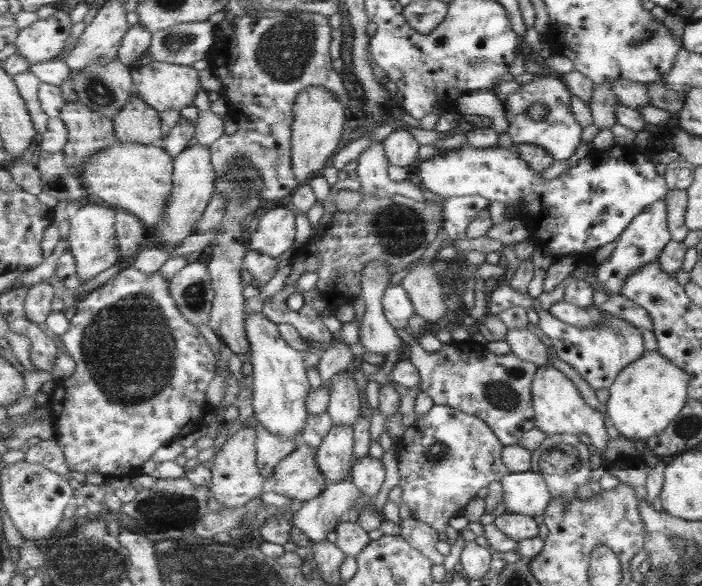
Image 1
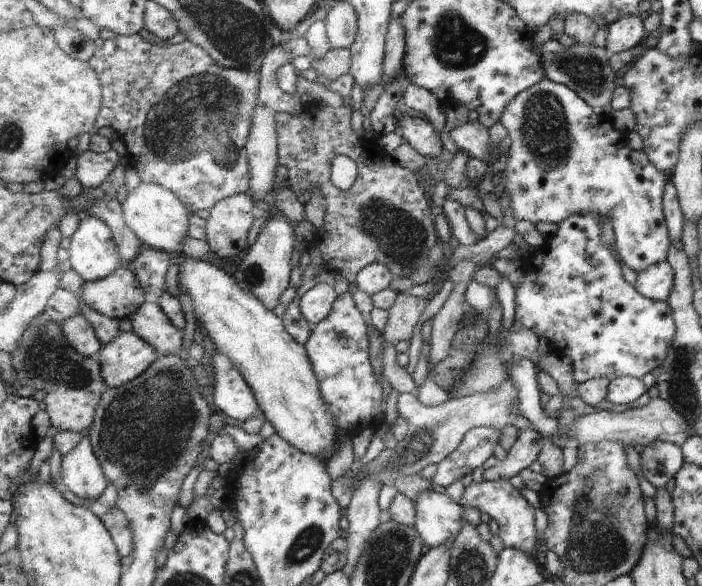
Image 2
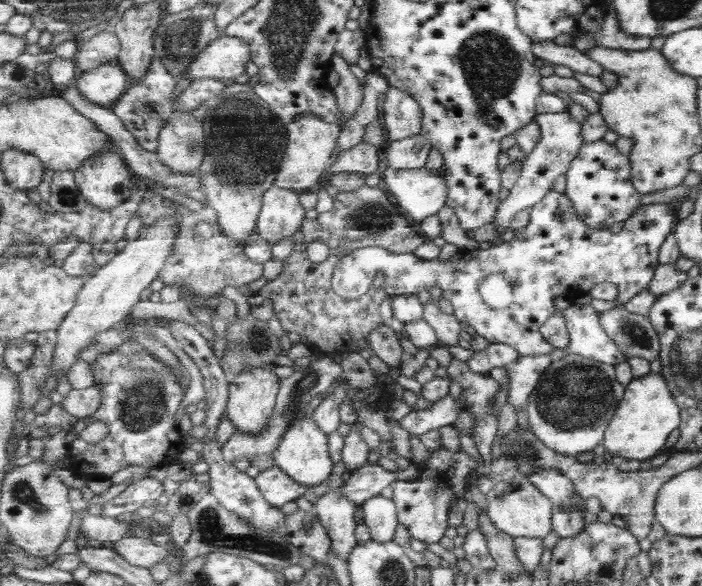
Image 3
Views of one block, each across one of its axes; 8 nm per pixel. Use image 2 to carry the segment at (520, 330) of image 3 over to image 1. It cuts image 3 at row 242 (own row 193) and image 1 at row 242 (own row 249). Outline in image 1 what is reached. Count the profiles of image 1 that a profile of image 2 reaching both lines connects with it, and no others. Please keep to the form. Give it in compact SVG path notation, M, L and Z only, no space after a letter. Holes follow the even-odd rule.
M662 201L651 204L637 216L626 229L626 232L616 241L616 247L608 258L596 263L596 280L609 295L619 296L629 276L639 272L643 266L659 260L664 248L671 242L669 225L666 223L666 206Z

